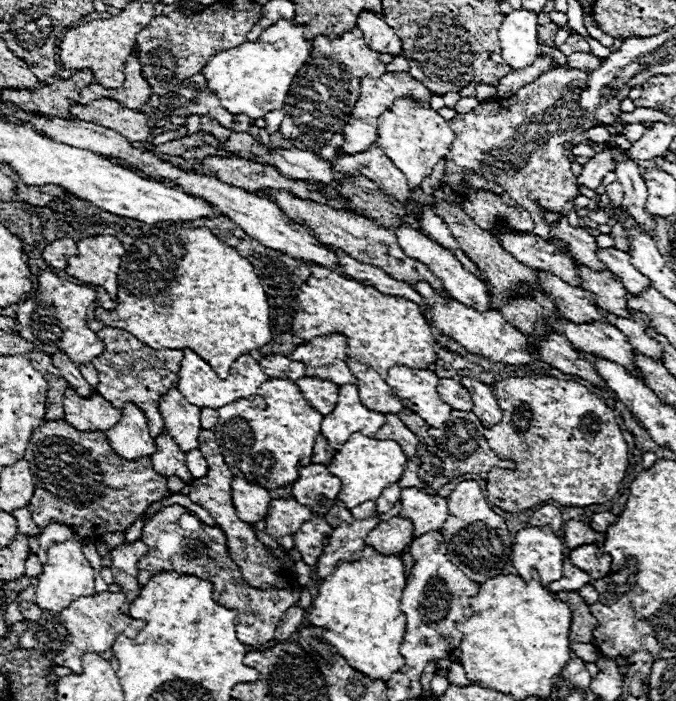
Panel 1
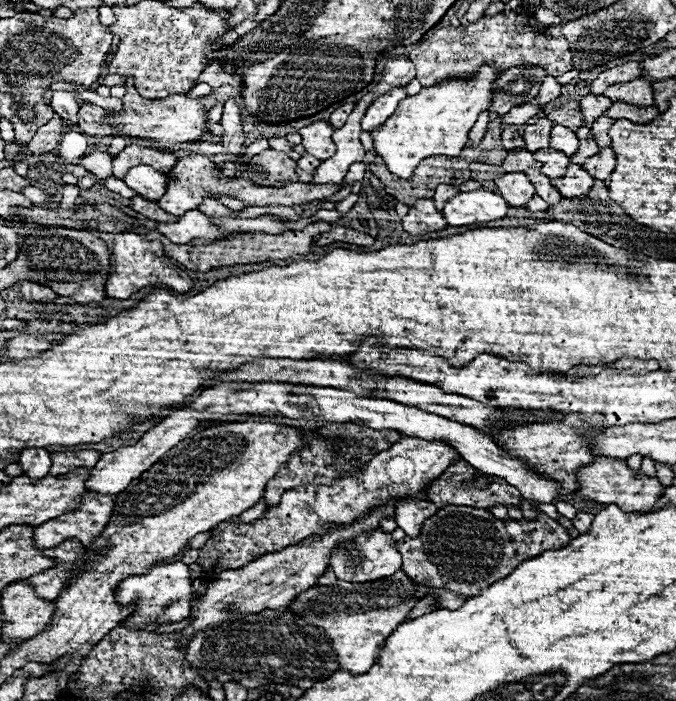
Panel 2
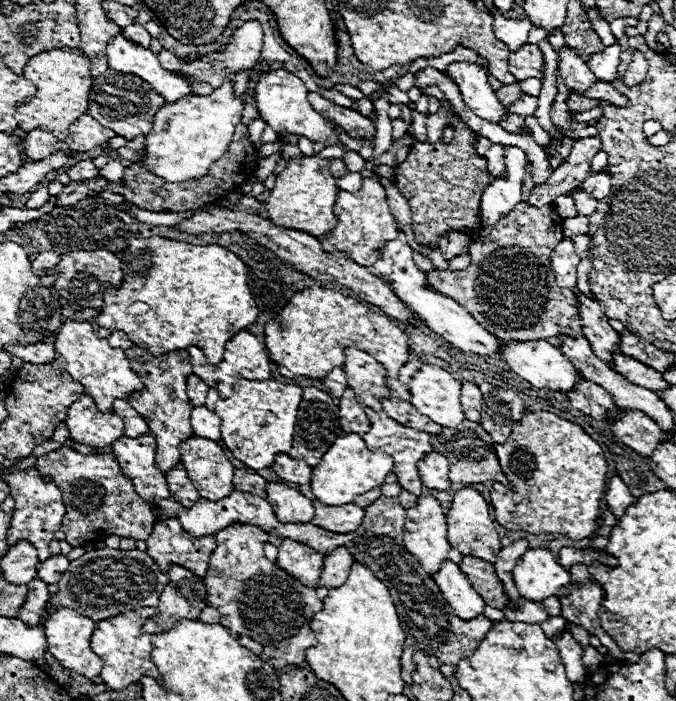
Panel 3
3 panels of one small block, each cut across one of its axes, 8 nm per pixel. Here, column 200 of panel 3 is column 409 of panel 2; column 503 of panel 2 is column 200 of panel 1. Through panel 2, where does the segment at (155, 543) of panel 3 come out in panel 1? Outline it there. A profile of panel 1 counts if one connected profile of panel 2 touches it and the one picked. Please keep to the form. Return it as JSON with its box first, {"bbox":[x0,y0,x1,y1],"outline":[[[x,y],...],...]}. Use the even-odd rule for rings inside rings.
{"bbox":[138,504,300,646],"outline":[[[174,504],[156,512],[154,518],[144,524],[140,540],[148,544],[148,554],[142,556],[138,562],[140,570],[178,572],[178,574],[198,576],[202,580],[212,580],[214,584],[212,598],[224,604],[226,608],[236,610],[236,632],[240,640],[248,646],[262,646],[274,640],[274,630],[282,620],[284,612],[300,600],[300,590],[288,592],[278,588],[268,588],[268,590],[250,588],[244,582],[240,568],[230,558],[228,546],[222,542],[226,540],[224,532],[216,526],[208,526],[200,522],[198,517],[190,514],[184,506]]]}

